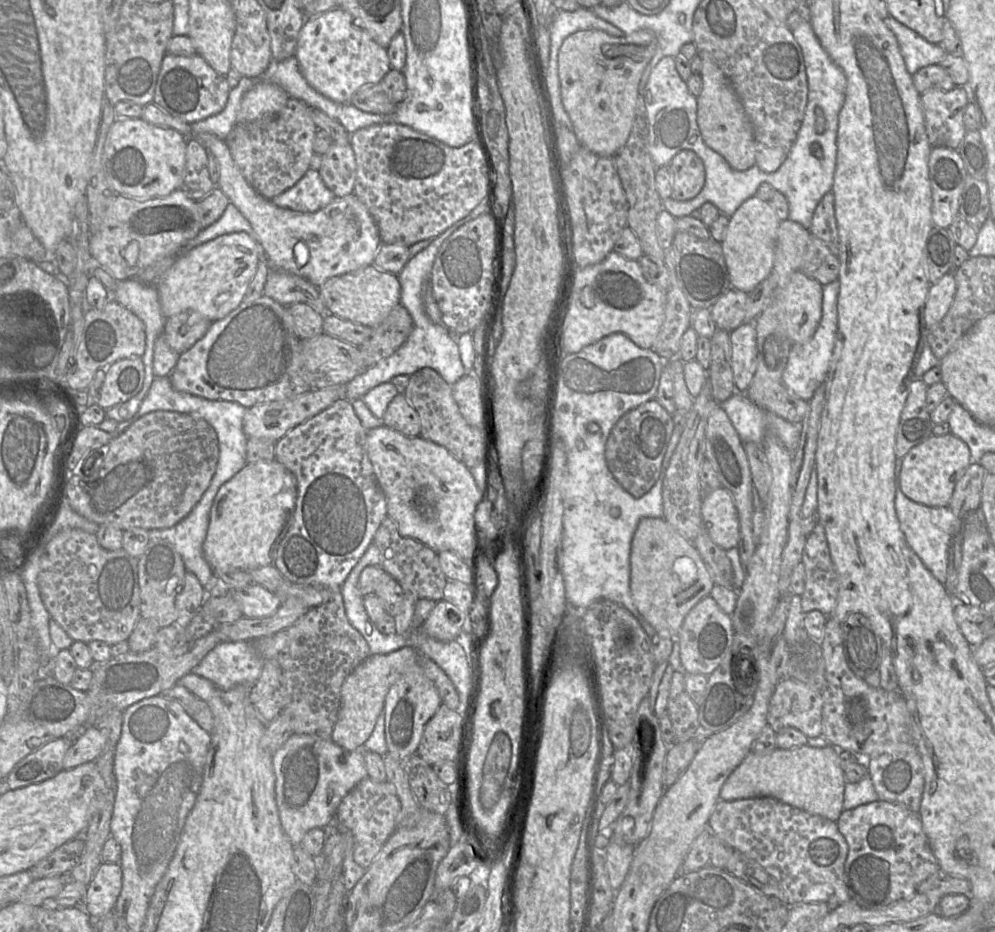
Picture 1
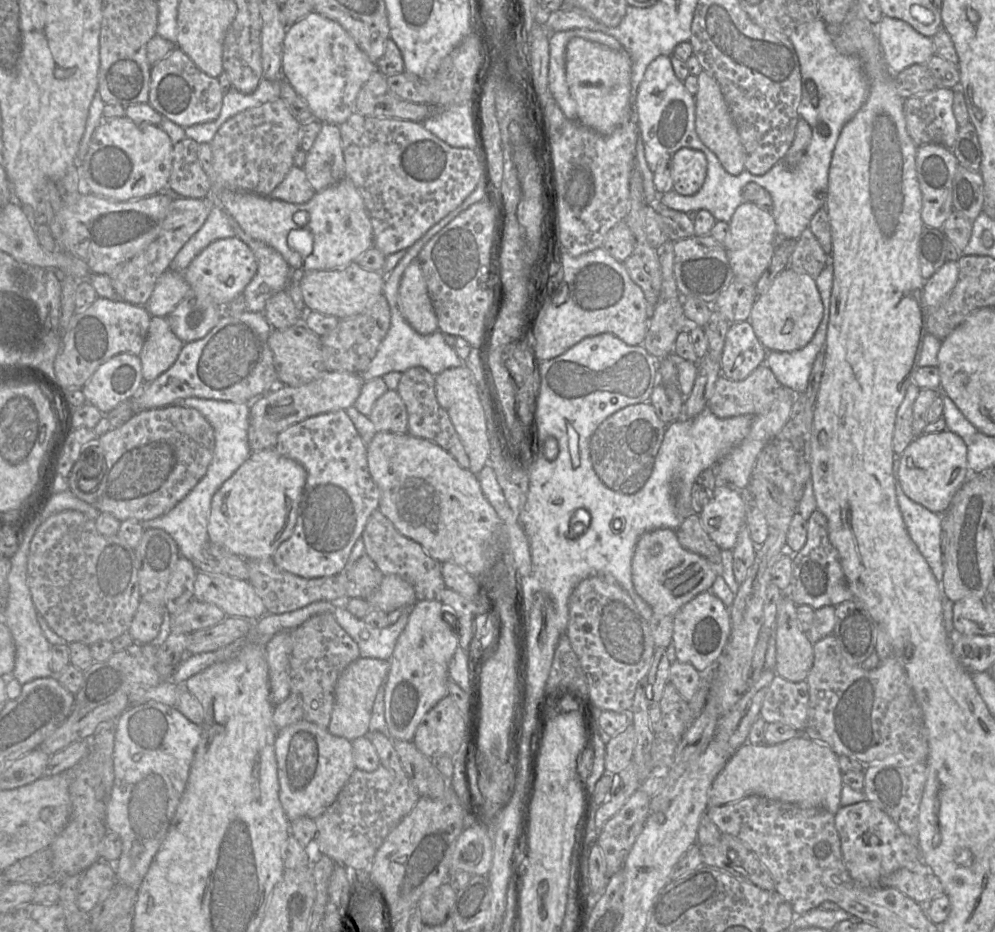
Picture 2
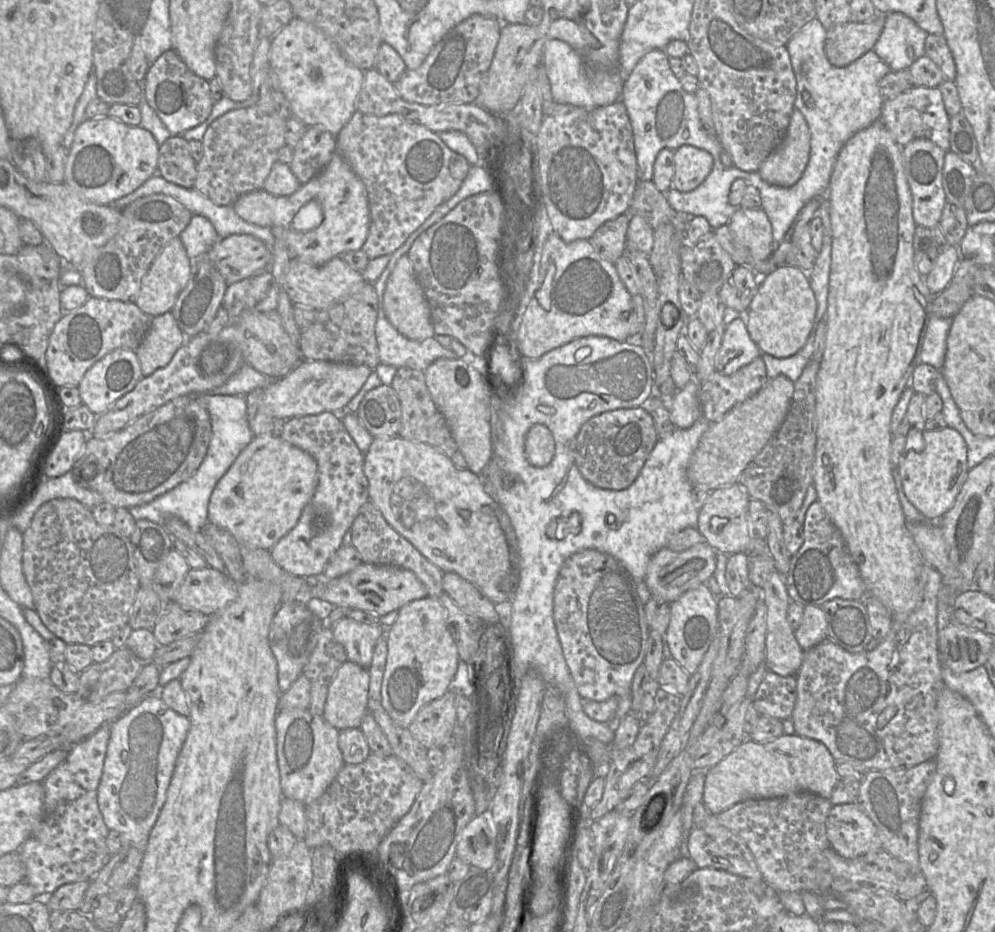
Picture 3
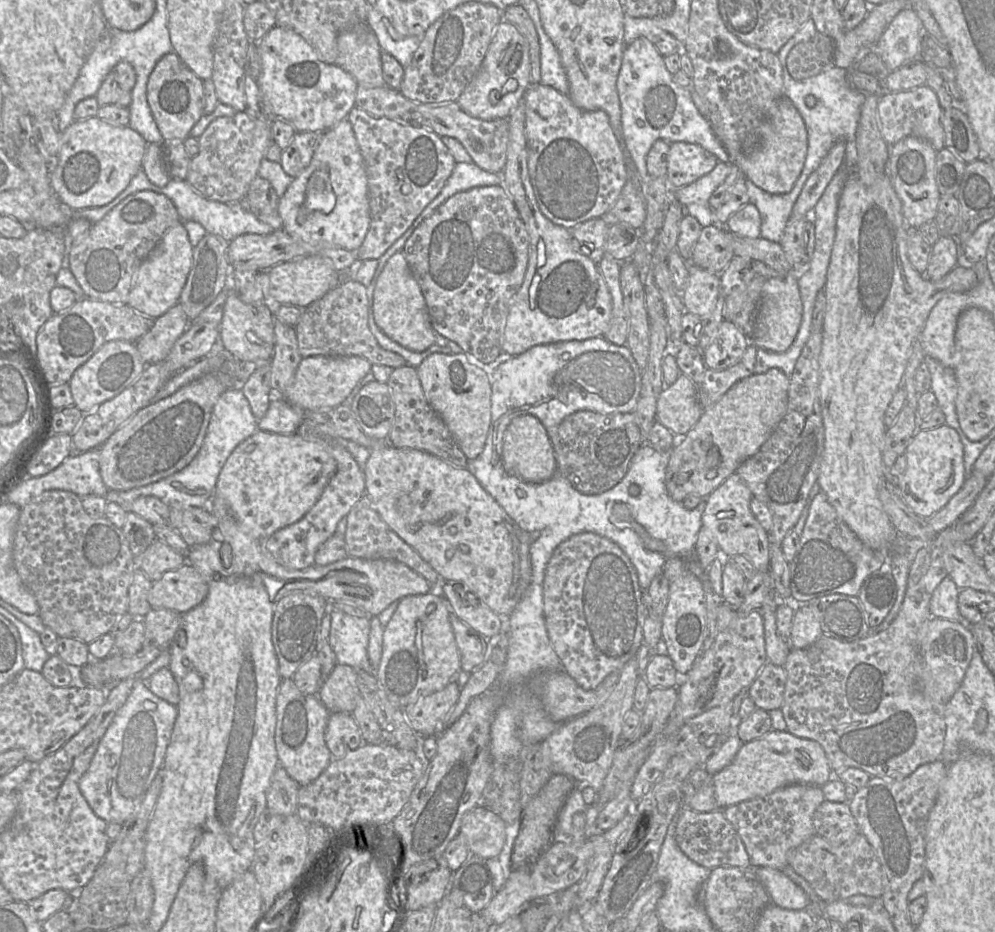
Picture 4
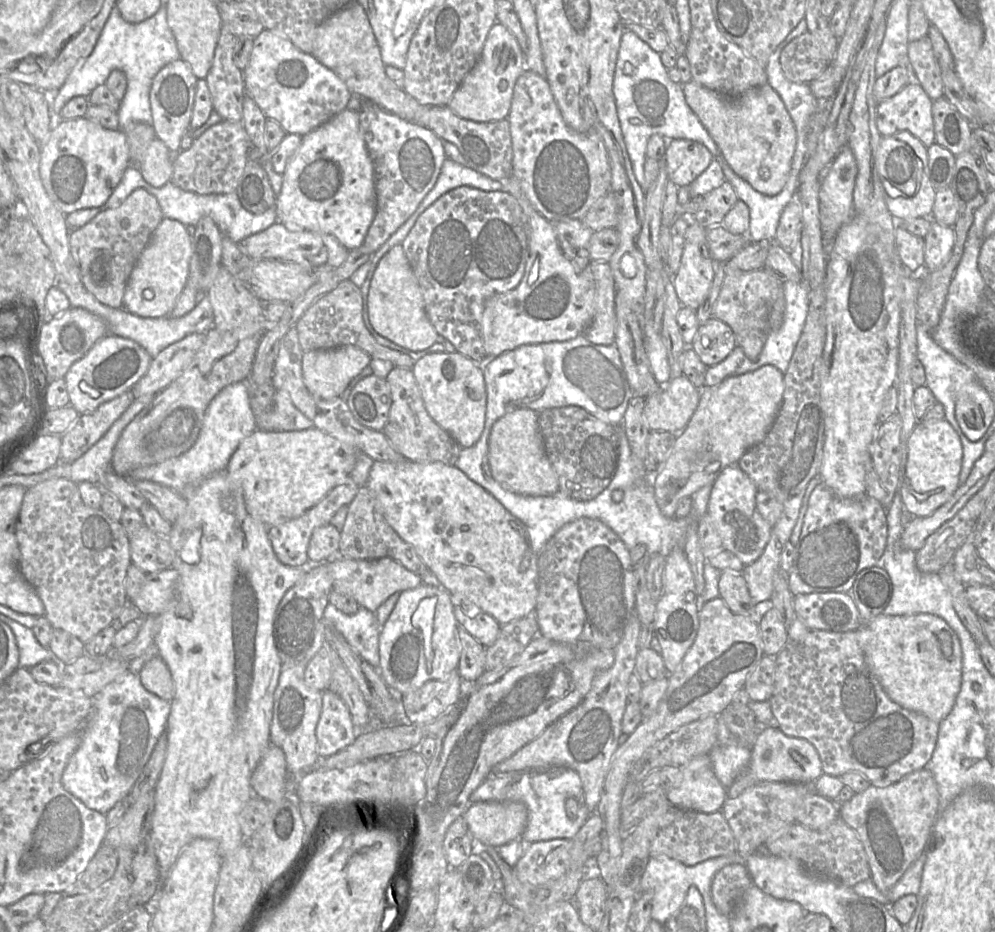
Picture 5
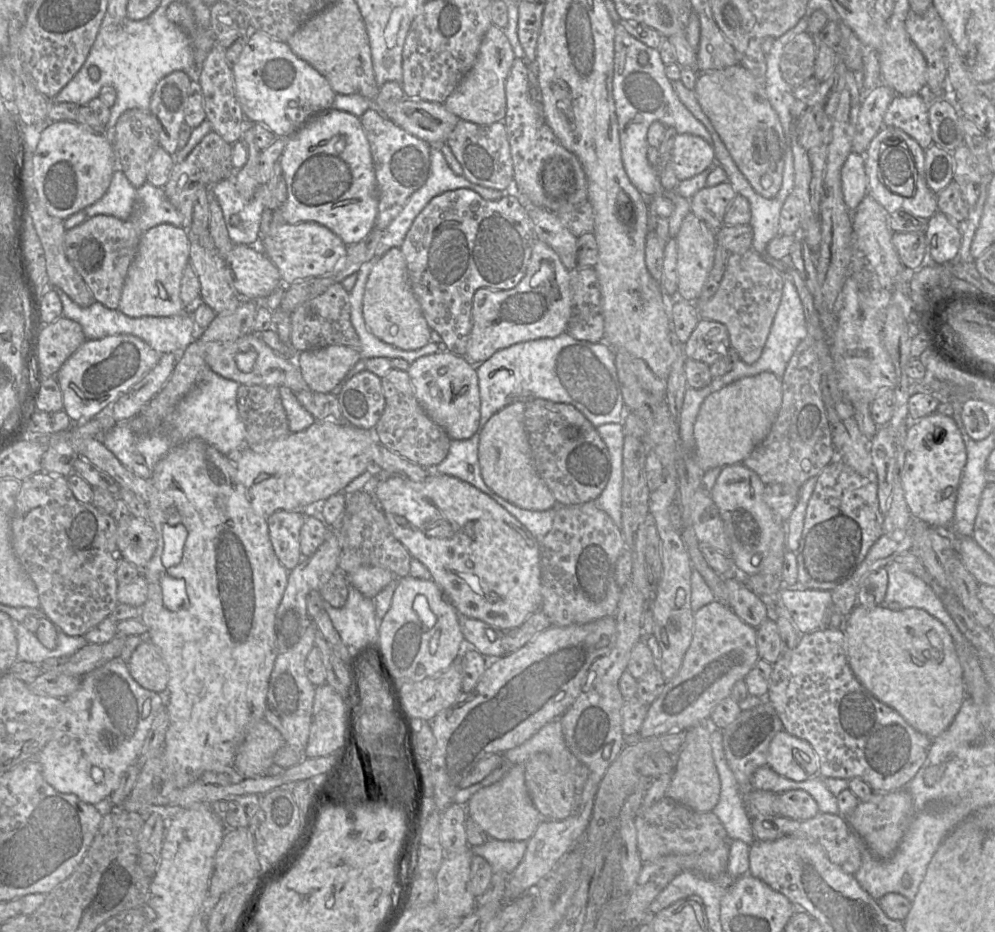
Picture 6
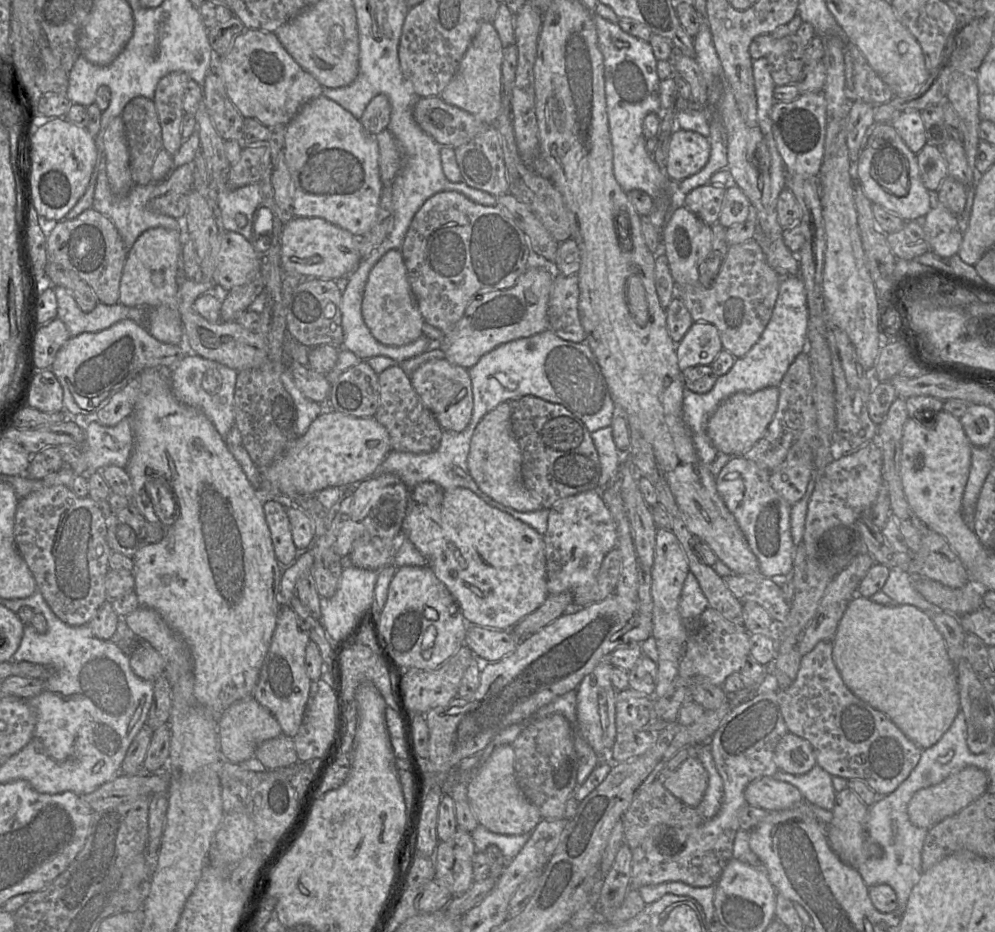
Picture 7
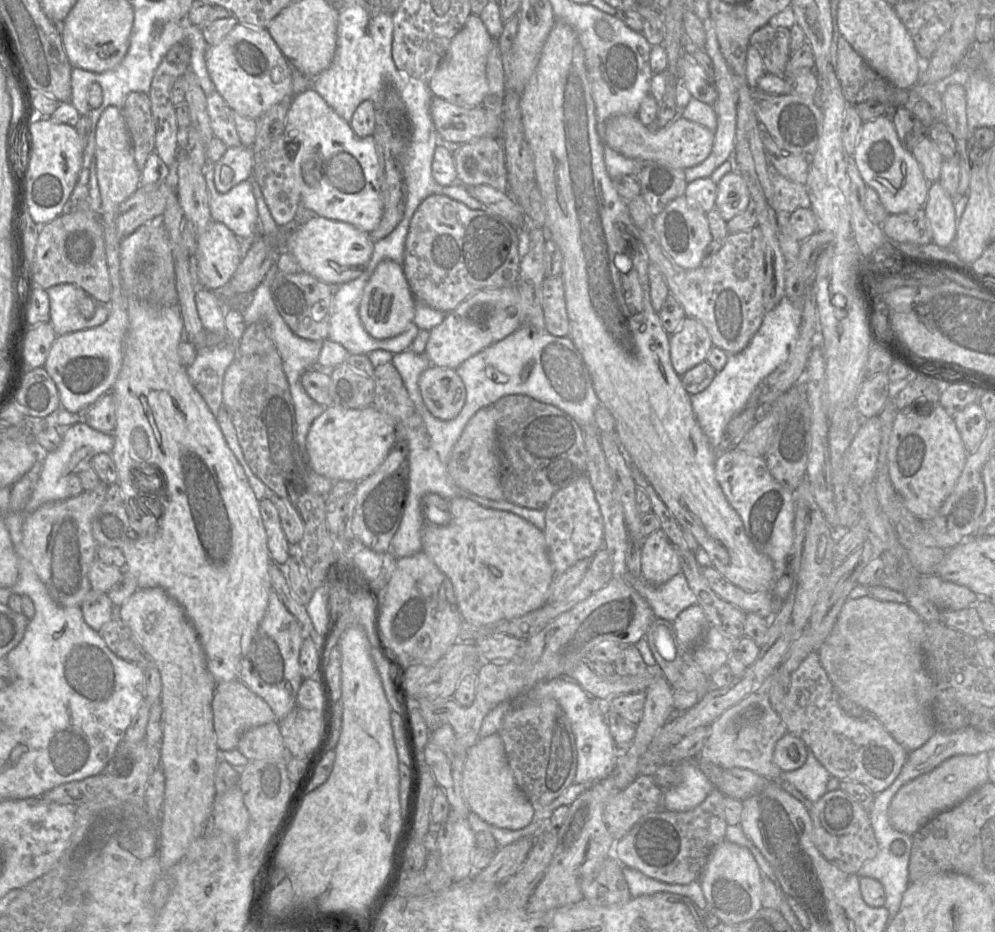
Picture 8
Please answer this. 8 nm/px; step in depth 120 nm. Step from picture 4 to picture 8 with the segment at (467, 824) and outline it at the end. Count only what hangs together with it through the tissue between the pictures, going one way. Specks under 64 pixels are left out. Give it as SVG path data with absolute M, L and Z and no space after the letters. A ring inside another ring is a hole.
M498 733L480 738L467 750L462 772L462 790L471 812L492 826L519 830L533 820L535 809L516 782L504 742Z

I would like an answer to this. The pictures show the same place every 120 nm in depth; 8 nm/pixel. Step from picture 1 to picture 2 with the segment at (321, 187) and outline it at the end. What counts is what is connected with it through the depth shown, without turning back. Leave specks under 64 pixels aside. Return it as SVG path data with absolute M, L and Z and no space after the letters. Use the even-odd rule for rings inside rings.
M293 166L269 197L288 203L302 204L308 202L315 193L303 167Z

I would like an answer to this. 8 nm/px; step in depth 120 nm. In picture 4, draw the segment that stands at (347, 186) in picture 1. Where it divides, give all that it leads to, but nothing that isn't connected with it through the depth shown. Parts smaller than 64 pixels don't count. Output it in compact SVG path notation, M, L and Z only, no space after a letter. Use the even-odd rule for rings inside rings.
M296 132L289 146L282 150L280 164L292 178L310 163L319 144L321 133Z

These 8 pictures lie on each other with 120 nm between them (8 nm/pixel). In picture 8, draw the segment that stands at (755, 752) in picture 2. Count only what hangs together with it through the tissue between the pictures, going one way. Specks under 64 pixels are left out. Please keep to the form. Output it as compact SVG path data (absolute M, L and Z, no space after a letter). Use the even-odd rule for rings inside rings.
M786 732L775 745L773 759L782 772L789 772L801 768L807 755L808 748L805 743L795 735Z

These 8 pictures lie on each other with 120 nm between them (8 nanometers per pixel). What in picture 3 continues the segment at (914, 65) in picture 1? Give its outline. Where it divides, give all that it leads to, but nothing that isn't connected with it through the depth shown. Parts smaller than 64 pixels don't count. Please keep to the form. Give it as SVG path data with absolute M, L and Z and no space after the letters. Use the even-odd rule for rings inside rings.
M892 12L885 15L882 32L873 50L891 71L905 70L925 55L927 36L928 33L911 18L899 12ZM908 46L914 50L913 57L907 56Z

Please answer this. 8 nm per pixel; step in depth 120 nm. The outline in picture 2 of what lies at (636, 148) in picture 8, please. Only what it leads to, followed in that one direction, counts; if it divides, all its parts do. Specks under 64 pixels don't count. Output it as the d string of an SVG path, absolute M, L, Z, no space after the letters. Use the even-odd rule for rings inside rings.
M681 148L672 155L673 189L684 196L700 190L707 176L707 158L699 150Z

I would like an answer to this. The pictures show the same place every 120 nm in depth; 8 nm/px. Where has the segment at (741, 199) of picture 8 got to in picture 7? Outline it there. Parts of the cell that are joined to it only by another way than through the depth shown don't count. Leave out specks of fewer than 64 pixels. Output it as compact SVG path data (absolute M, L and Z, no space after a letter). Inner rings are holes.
M735 184L727 186L718 222L725 228L744 222L755 212L744 192Z

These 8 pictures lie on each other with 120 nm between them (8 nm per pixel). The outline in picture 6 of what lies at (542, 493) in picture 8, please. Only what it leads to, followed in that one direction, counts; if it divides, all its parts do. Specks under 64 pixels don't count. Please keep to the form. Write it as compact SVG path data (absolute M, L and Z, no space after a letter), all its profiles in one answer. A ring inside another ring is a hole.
M534 399L525 403L524 425L537 474L558 505L595 501L610 476L610 456L597 429L574 406Z

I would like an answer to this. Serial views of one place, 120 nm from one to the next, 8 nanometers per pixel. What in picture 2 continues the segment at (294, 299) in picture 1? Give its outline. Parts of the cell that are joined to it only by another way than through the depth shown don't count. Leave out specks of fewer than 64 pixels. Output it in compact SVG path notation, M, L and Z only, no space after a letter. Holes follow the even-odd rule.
M231 219L231 225L236 237L250 247L257 261L257 272L245 287L247 310L263 313L267 301L285 290L291 267L274 248L250 237L236 220Z

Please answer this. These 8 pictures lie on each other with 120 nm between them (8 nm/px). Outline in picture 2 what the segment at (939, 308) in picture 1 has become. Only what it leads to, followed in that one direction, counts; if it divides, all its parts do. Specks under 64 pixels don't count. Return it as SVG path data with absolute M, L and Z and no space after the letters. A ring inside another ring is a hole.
M946 261L924 283L924 302L927 308L938 306L954 288L958 279L958 261Z

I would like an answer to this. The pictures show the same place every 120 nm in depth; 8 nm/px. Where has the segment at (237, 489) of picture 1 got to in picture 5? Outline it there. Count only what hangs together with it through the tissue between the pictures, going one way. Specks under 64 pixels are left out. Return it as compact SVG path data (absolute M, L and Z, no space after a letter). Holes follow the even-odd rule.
M315 427L300 431L256 429L241 441L225 472L242 490L249 514L275 526L301 516L341 484L350 476L359 454L352 445Z

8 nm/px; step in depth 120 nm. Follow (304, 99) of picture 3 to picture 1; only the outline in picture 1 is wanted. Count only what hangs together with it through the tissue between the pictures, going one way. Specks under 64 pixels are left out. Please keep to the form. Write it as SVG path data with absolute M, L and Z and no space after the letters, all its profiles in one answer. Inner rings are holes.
M339 7L307 18L298 35L295 56L307 83L323 96L338 103L350 103L358 90L366 85L379 84L391 70L387 49L377 44L366 31L355 26L352 15Z

